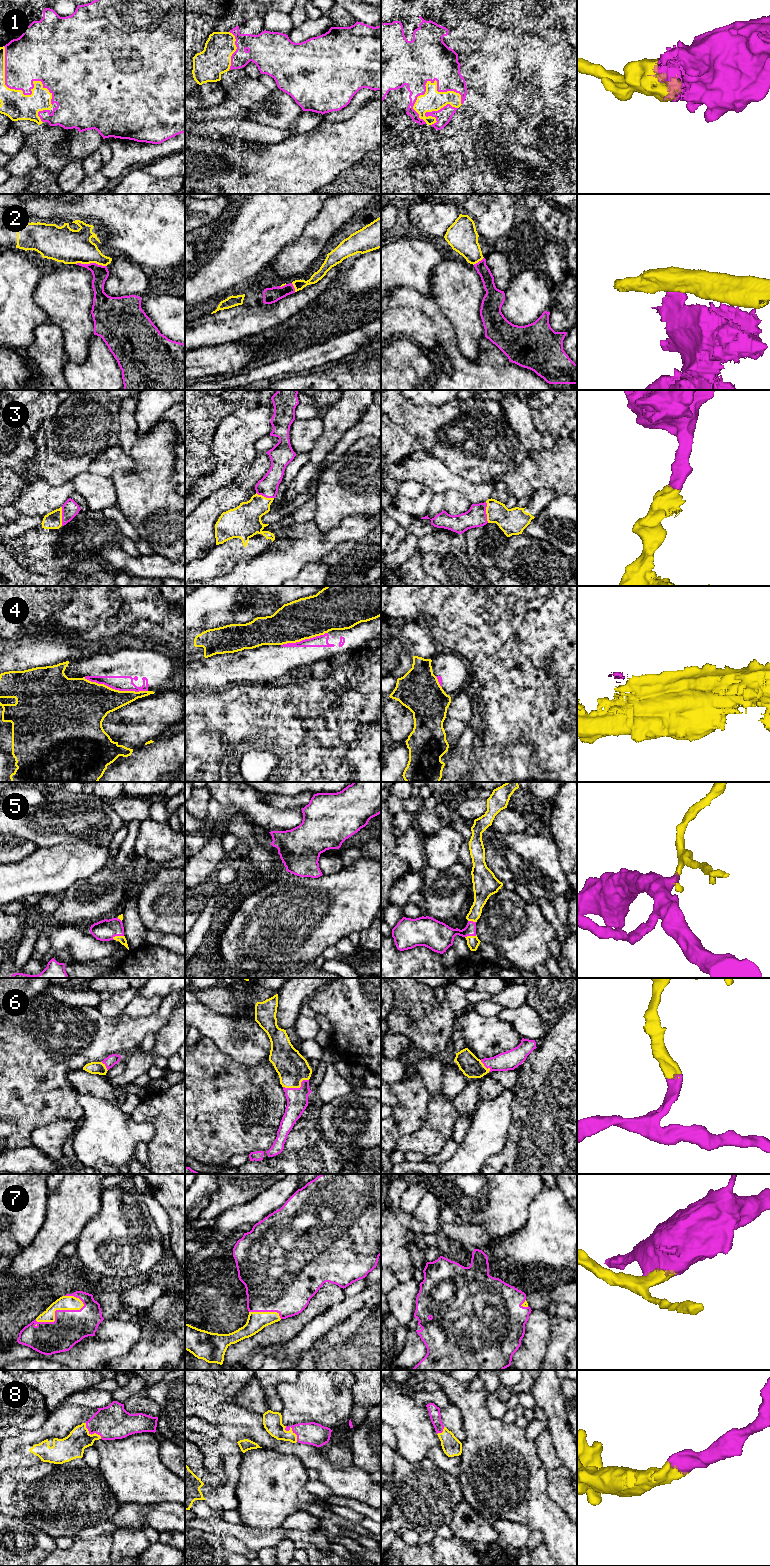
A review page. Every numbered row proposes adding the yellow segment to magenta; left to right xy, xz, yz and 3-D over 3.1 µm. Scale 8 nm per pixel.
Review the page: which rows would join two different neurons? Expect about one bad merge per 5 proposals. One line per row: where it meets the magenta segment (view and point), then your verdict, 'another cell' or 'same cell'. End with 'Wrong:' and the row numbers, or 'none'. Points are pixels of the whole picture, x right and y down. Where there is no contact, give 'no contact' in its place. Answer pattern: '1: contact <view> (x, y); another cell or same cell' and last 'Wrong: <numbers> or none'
1: contact xy (21, 89); same cell
2: contact xy (91, 263); another cell
3: contact yz (485, 512); same cell
4: contact xy (116, 689); another cell
5: contact xy (117, 935); same cell
6: contact xz (297, 1088); same cell
7: contact xy (55, 1311); same cell
8: contact xz (292, 1430); same cell
Wrong: 2, 4

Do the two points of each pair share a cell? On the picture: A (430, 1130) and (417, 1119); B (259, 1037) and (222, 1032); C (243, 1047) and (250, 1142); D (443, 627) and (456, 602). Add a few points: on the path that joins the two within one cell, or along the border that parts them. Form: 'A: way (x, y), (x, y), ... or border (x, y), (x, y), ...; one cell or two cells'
A: border (429, 1101), (426, 1121), (416, 1130), (403, 1136); two cells
B: way (252, 1049), (234, 1049), (230, 1044); one cell
C: border (223, 1052), (246, 1064), (261, 1064), (267, 1061); two cells
D: way (447, 621), (447, 611), (450, 608); one cell

